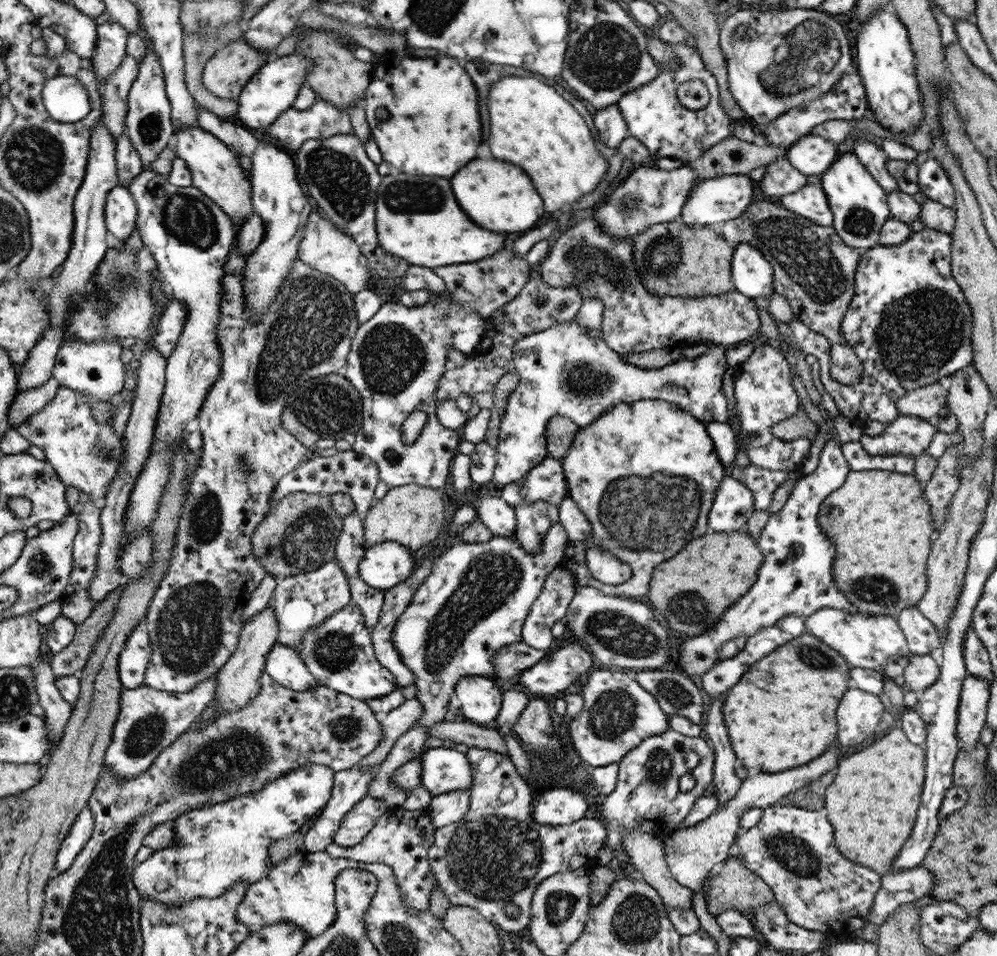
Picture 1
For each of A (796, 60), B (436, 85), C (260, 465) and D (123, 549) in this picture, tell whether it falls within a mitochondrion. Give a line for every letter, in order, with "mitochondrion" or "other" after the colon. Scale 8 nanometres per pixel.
A: mitochondrion
B: other
C: other
D: other

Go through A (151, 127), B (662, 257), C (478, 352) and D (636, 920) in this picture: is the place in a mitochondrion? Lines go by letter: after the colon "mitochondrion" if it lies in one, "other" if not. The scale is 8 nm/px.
A: mitochondrion
B: mitochondrion
C: other
D: mitochondrion

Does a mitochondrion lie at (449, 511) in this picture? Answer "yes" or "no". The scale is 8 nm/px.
no

